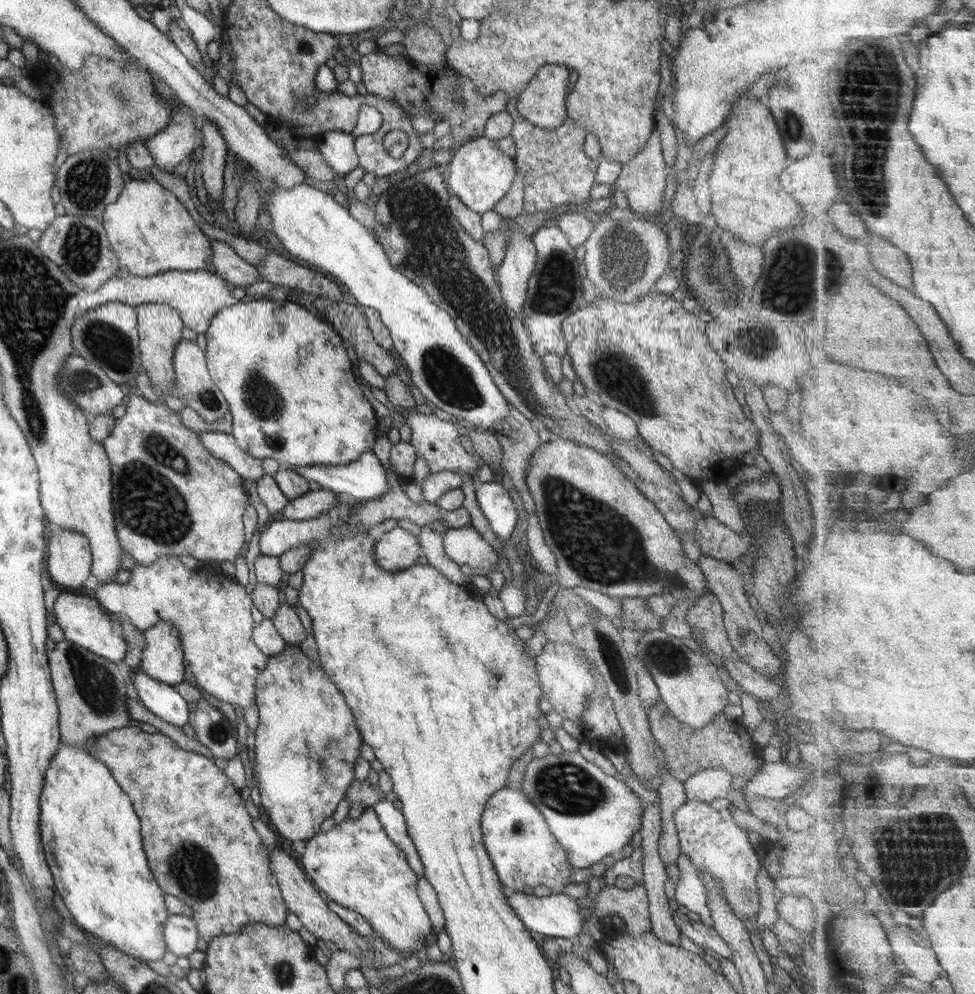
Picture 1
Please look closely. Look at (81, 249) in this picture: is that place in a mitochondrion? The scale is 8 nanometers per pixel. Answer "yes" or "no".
yes

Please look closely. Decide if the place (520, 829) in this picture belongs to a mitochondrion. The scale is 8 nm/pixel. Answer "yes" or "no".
yes

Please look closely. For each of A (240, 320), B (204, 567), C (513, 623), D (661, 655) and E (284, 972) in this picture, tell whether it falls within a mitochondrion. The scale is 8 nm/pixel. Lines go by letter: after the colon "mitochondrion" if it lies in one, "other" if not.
A: other
B: other
C: other
D: mitochondrion
E: mitochondrion

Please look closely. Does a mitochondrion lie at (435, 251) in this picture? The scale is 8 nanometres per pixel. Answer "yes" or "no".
yes

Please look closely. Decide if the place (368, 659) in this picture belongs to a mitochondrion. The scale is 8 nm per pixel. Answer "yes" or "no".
no

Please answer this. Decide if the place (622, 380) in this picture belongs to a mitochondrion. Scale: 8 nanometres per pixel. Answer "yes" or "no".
yes

